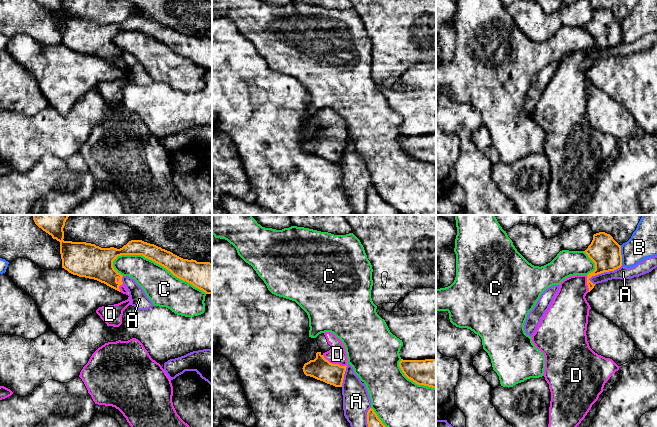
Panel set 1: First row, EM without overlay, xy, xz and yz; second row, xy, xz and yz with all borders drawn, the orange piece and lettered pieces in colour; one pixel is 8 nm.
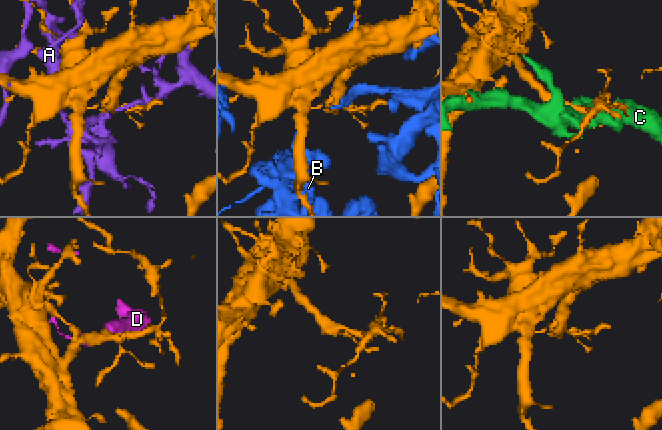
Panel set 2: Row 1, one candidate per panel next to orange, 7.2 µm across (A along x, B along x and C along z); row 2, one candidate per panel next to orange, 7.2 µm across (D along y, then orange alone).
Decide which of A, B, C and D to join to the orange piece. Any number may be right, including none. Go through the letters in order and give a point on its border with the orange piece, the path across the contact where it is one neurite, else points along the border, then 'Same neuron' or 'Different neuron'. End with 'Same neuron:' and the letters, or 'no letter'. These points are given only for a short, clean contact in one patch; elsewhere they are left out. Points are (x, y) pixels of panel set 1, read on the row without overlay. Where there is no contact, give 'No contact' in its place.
A: Touches orange at yz (604, 47). Different neuron
B: Touches orange at yz (621, 31). Different neuron
C: Touches orange at xy (159, 40). Different neuron
D: Touches orange at xz (334, 140). Path across: xz (321, 145), (329, 144), (334, 140), (337, 130). Same neuron
Same neuron: D

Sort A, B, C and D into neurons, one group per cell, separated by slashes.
A / B / C / D

